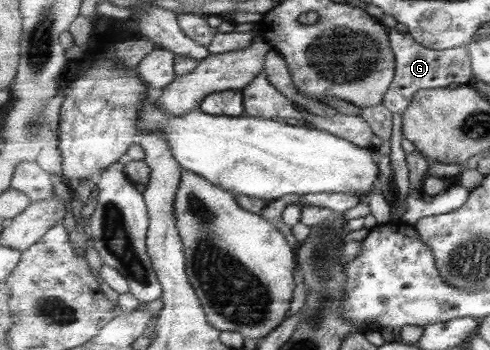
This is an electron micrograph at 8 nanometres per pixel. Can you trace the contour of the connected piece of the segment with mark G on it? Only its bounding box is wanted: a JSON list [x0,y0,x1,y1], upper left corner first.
[384,29,474,113]

